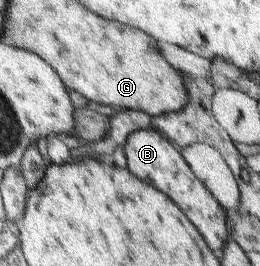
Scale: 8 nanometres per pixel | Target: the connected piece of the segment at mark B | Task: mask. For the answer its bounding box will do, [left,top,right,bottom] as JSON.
[123,129,228,250]

